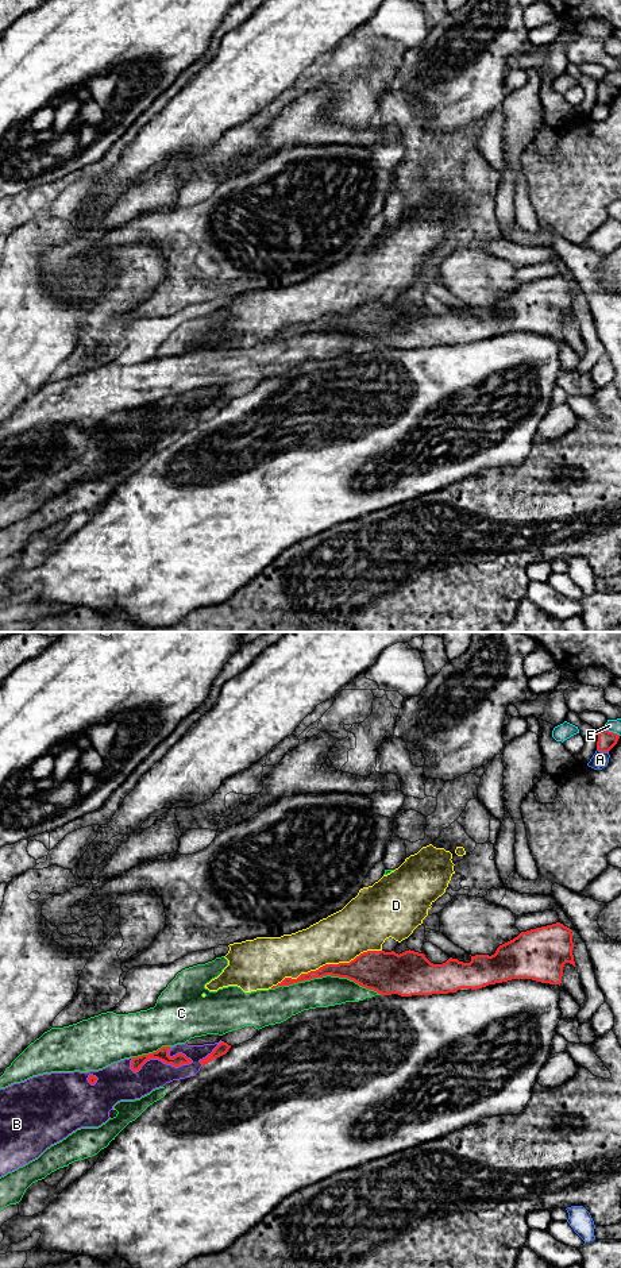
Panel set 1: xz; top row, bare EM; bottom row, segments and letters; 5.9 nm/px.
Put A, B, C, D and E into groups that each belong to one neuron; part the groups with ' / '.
A / B / C / D / E

